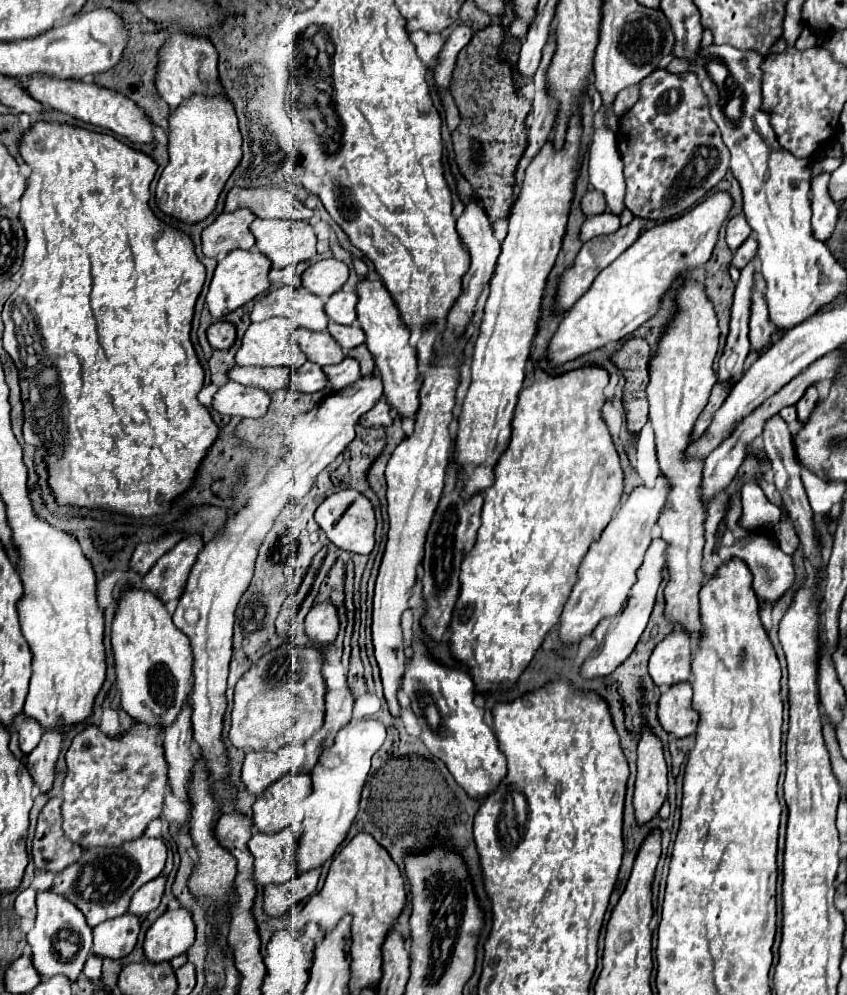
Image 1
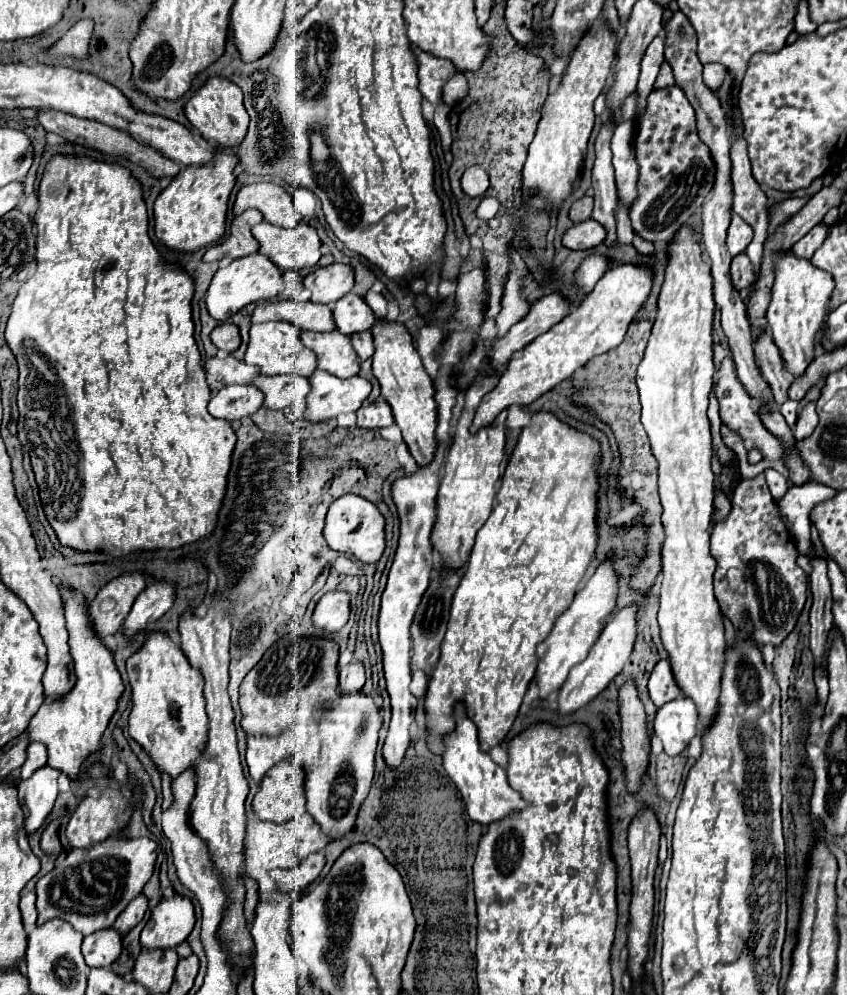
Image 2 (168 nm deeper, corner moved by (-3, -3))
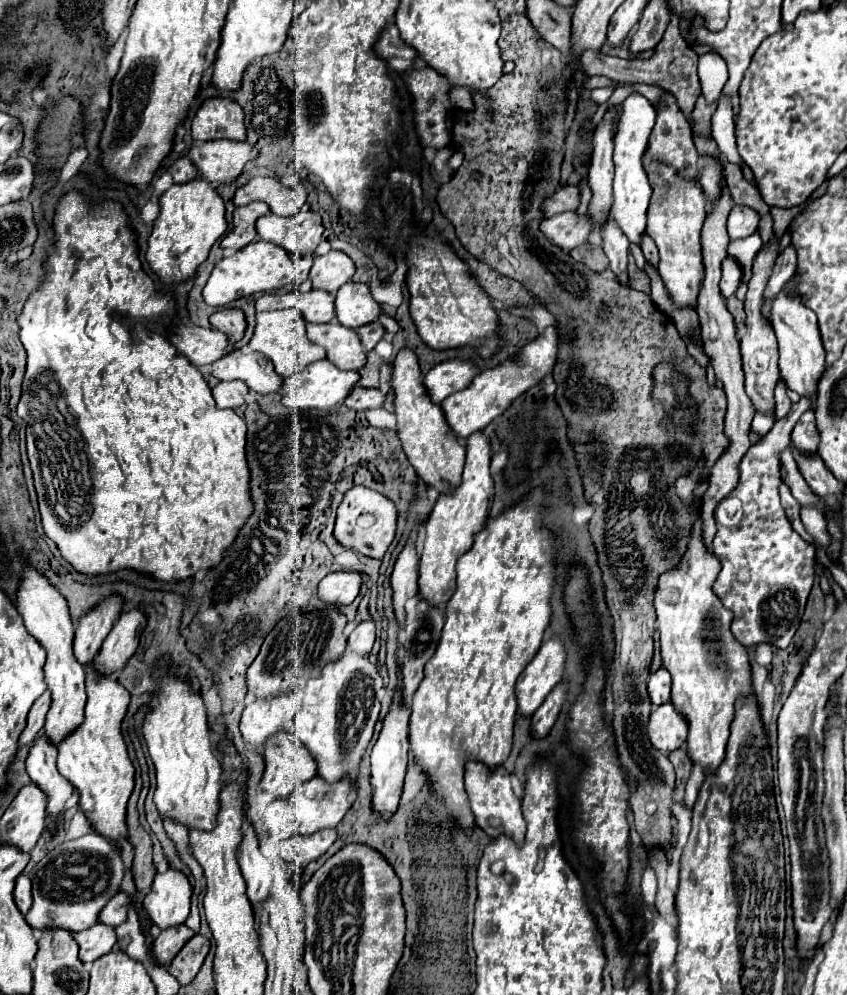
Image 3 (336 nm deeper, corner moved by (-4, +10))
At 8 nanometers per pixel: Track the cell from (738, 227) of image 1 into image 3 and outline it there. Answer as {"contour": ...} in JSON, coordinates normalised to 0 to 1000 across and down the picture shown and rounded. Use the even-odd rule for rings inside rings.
{"contour":[[[867,207],[862,217],[860,217],[860,237],[862,241],[871,241],[871,239],[881,239],[885,235],[893,233],[897,223],[895,213],[890,213],[883,207]]]}

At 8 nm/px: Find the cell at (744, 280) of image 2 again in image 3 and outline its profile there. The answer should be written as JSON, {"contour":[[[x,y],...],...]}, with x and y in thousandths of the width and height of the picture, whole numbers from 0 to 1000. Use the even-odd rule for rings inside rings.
{"contour":[[[857,259],[852,263],[852,279],[850,279],[850,293],[852,293],[852,299],[862,299],[871,285],[874,285],[874,279],[876,279],[876,271],[874,267],[864,261],[864,259]]]}

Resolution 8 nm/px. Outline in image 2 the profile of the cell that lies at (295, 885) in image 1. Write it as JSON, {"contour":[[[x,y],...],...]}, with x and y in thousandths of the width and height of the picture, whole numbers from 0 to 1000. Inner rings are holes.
{"contour":[[[370,857],[367,861],[362,861],[360,865],[355,865],[355,869],[351,869],[344,875],[322,873],[320,875],[320,881],[327,887],[327,893],[332,897],[341,899],[341,897],[362,893],[379,879],[379,873],[381,871],[384,871],[384,861],[377,859],[377,857]]]}

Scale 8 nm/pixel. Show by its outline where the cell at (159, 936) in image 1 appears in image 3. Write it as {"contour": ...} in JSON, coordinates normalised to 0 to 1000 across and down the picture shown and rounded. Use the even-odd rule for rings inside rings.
{"contour":[[[198,872],[196,876],[182,880],[179,894],[170,903],[170,913],[177,925],[194,935],[220,927],[224,919],[224,901],[227,890],[220,878]]]}

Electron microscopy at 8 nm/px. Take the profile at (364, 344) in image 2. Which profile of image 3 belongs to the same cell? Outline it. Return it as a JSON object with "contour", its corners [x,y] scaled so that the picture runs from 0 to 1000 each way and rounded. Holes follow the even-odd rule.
{"contour":[[[449,324],[432,326],[432,328],[423,330],[423,338],[425,338],[427,348],[430,348],[432,354],[437,354],[437,352],[453,340],[453,336],[456,336],[456,332],[453,332],[453,328],[451,328]]]}

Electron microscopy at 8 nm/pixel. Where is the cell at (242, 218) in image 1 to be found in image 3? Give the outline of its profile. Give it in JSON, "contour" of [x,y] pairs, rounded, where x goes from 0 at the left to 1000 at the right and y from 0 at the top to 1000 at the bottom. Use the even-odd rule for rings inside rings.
{"contour":[[[298,203],[293,207],[279,209],[276,211],[276,229],[262,237],[260,247],[283,251],[283,249],[293,247],[295,243],[300,243],[305,239],[302,231],[300,231],[300,223],[314,215],[319,215],[319,209],[312,203]]]}

